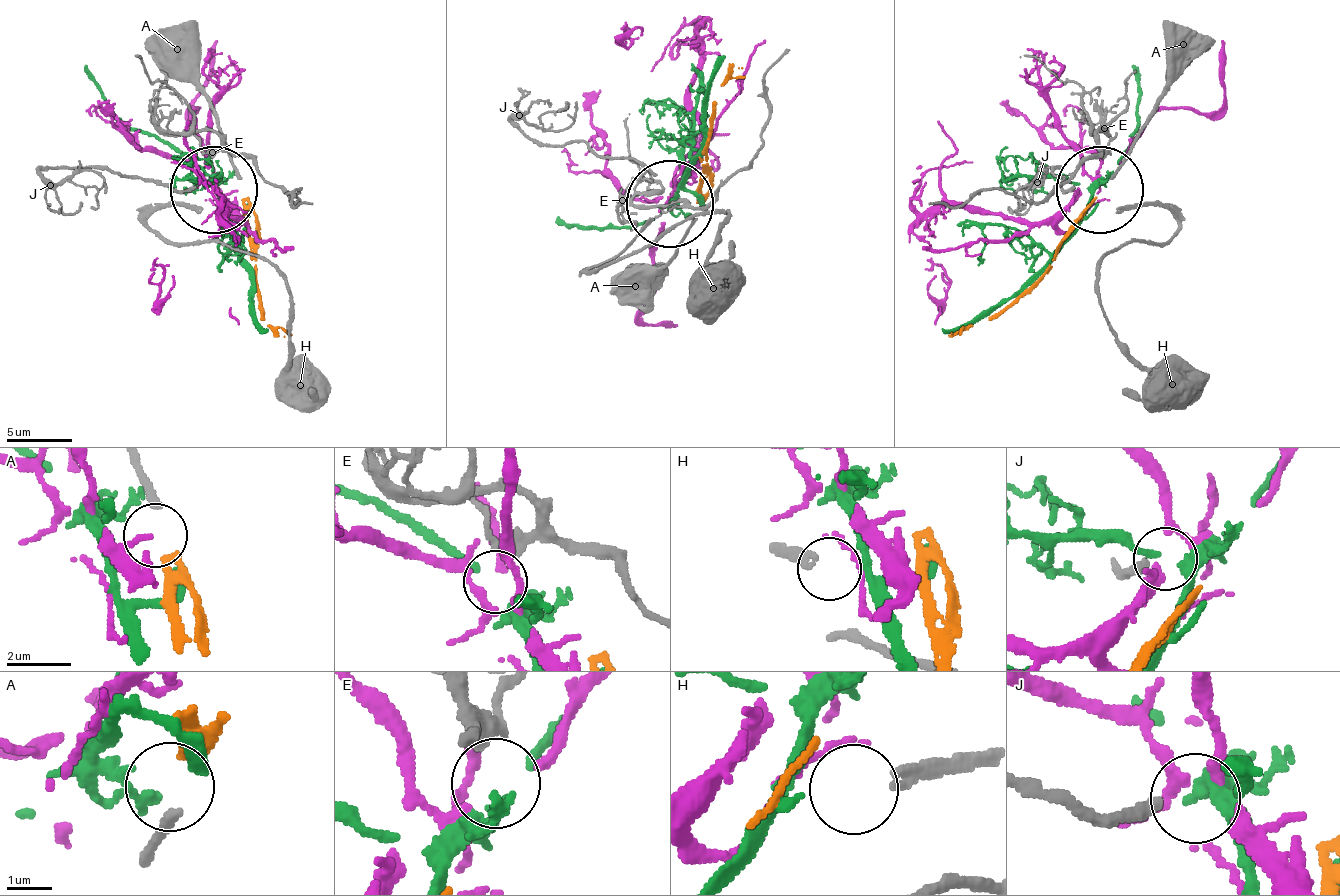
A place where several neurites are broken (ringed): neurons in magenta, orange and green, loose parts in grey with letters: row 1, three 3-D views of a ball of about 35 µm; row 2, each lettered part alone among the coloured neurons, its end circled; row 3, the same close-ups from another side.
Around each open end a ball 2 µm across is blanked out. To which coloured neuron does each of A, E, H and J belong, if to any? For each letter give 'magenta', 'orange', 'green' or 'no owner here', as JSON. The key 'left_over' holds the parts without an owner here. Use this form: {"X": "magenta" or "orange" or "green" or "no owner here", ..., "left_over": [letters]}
{"A": "orange", "E": "no owner here", "H": "no owner here", "J": "magenta", "left_over": ["E", "H"]}

